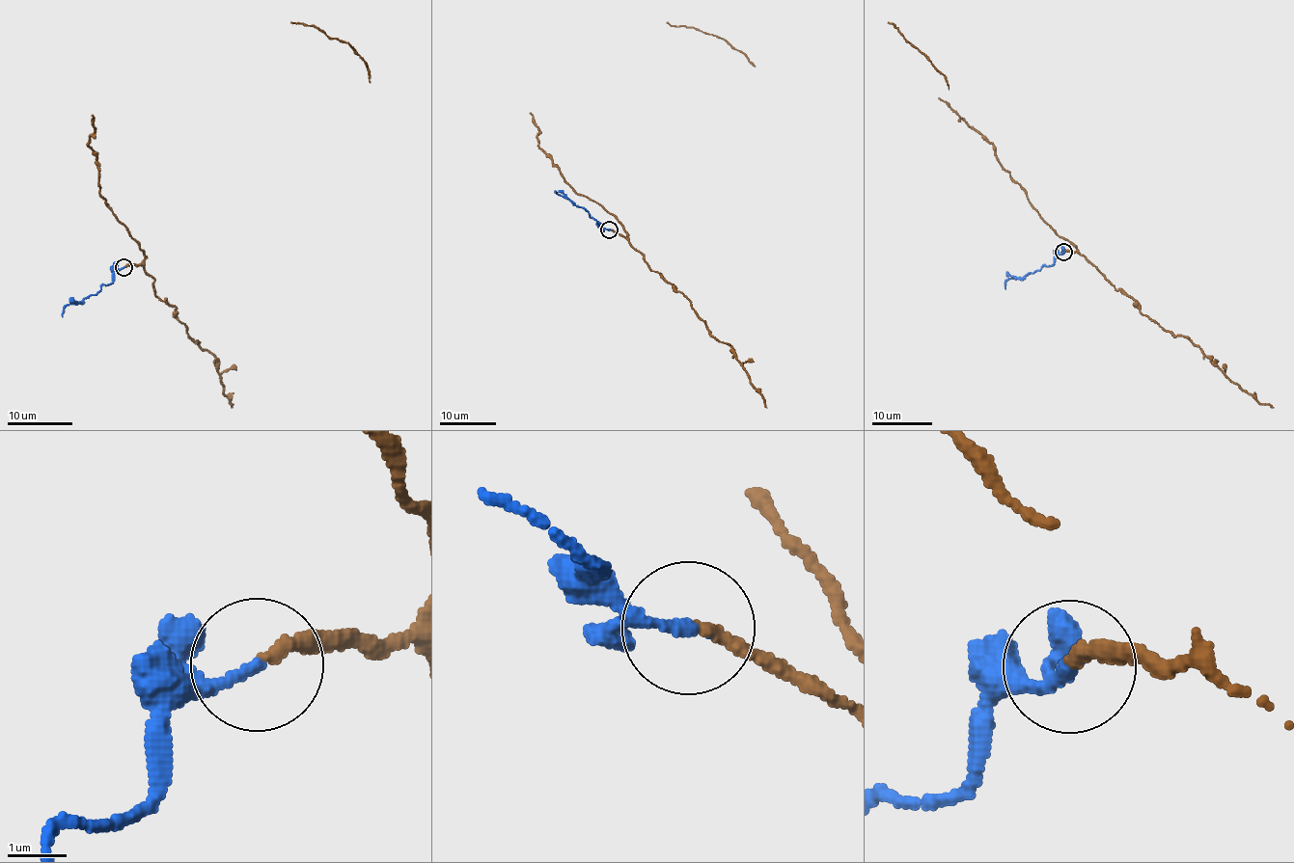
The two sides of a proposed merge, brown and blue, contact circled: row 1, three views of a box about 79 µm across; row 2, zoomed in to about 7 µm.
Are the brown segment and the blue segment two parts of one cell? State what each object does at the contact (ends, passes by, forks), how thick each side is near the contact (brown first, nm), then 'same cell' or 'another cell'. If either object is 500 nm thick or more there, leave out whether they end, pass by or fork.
brown ends | blue ends | 200/190 nm | same cell

